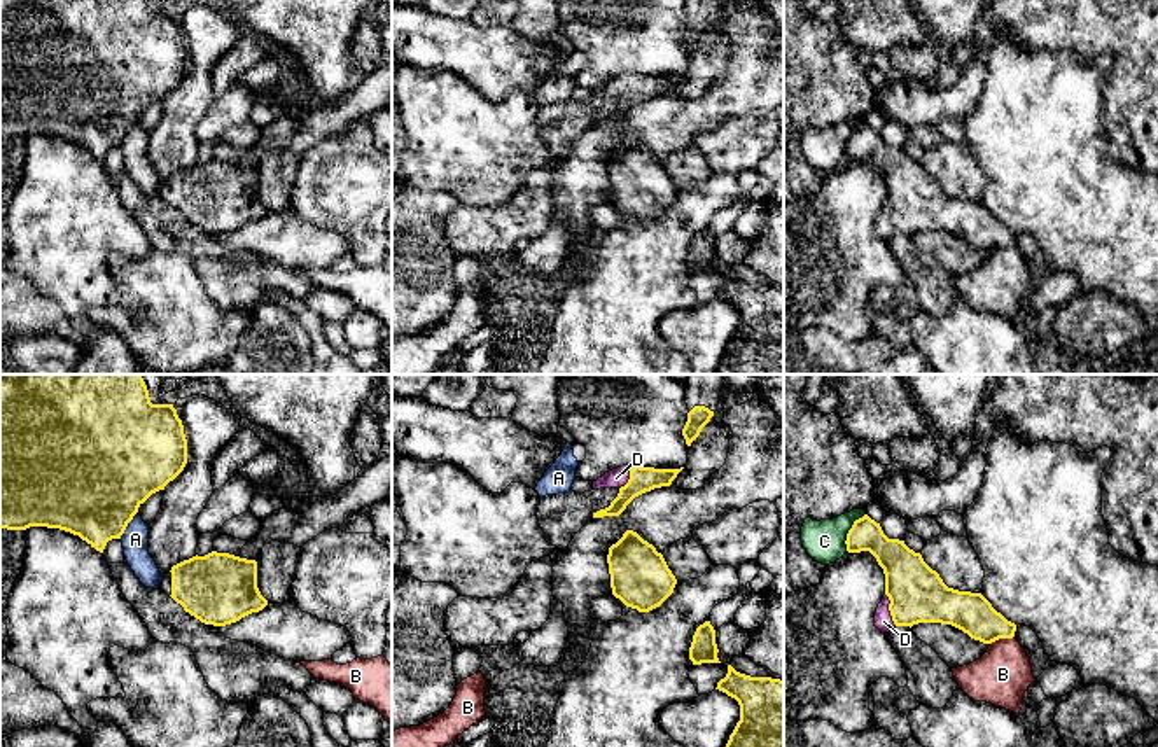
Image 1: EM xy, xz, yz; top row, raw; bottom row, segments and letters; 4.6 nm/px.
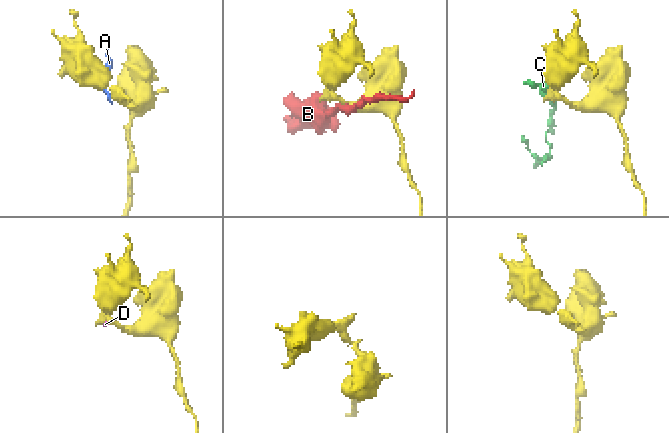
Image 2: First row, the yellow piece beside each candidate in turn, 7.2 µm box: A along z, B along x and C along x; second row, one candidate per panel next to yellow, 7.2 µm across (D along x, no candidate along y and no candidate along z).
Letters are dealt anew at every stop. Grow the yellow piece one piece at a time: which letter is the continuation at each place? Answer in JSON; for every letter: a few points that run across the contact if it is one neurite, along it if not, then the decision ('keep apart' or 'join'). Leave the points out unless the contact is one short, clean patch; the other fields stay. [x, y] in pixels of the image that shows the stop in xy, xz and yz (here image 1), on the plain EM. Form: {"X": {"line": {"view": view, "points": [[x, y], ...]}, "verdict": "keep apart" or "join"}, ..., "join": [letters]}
{"A": {"verdict": "keep apart"}, "B": {"line": {"view": "yz", "points": [[1013, 244], [996, 247], [990, 252]]}, "verdict": "keep apart"}, "C": {"verdict": "keep apart"}, "D": {"line": {"view": "yz", "points": [[917, 202], [889, 217], [884, 230]]}, "verdict": "join"}, "join": ["D"]}

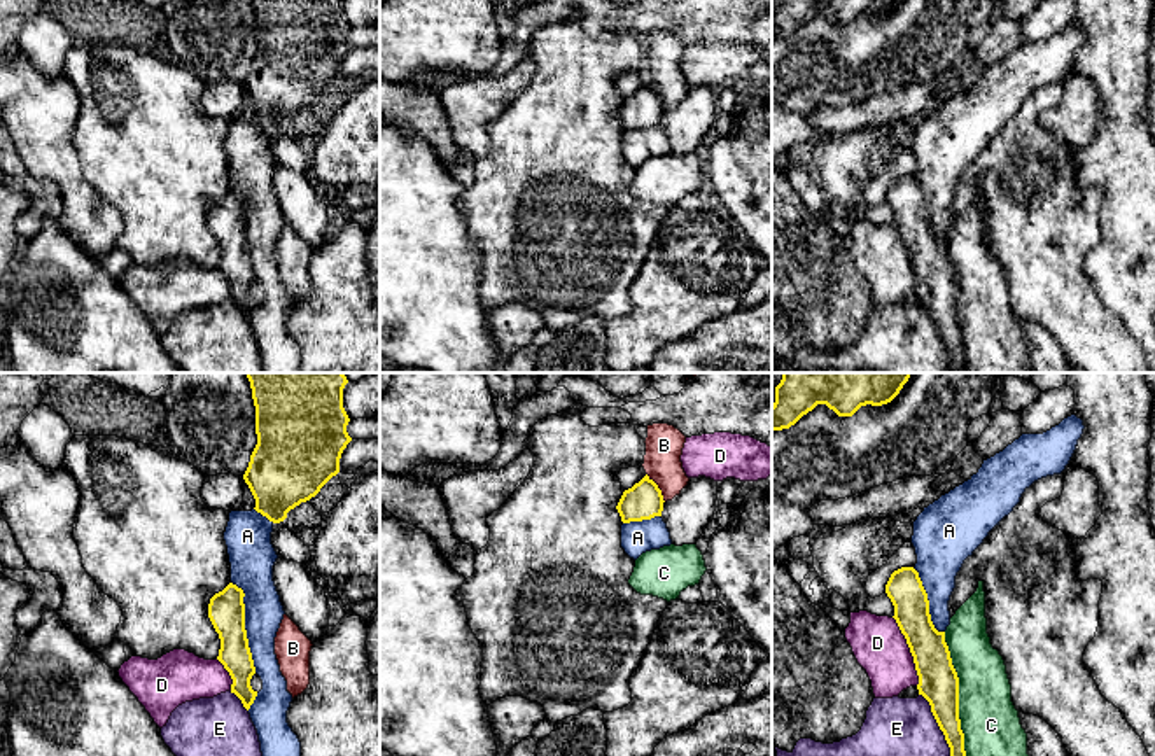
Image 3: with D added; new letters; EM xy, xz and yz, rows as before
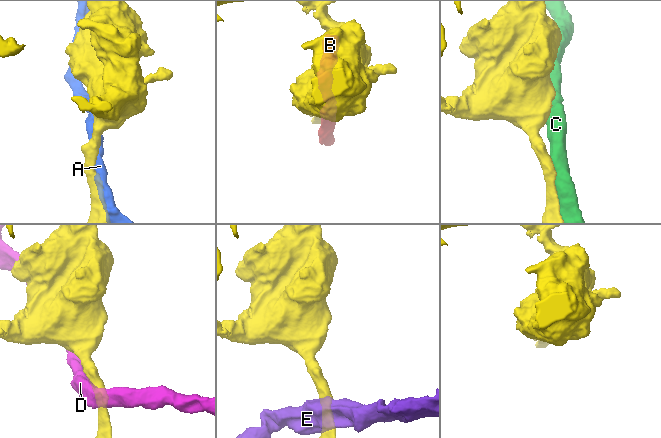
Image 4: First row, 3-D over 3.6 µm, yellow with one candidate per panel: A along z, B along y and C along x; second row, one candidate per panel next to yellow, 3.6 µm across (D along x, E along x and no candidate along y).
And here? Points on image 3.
{"A": {"verdict": "keep apart"}, "B": {"verdict": "keep apart"}, "C": {"verdict": "keep apart"}, "D": {"verdict": "keep apart"}, "E": {"verdict": "keep apart"}, "join": []}

